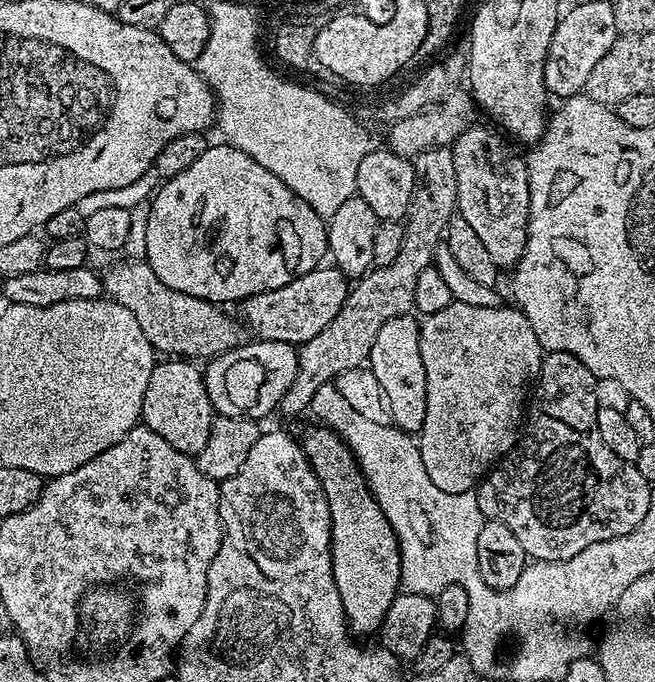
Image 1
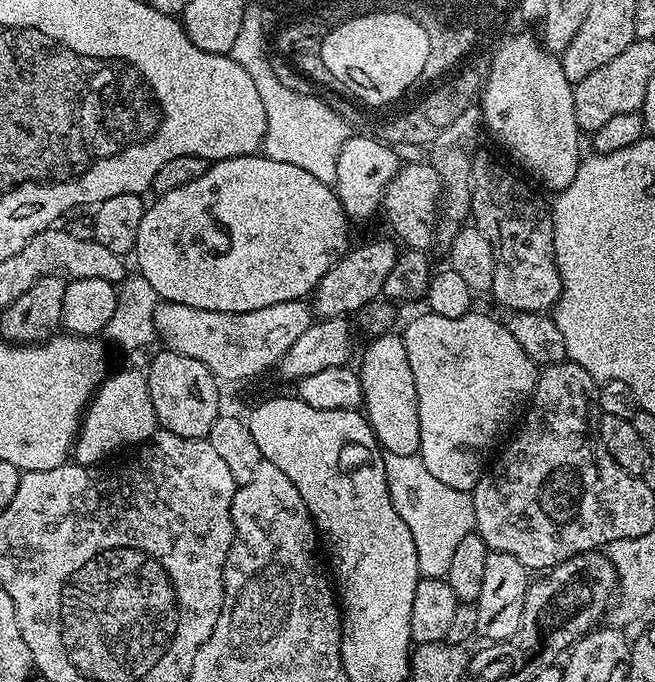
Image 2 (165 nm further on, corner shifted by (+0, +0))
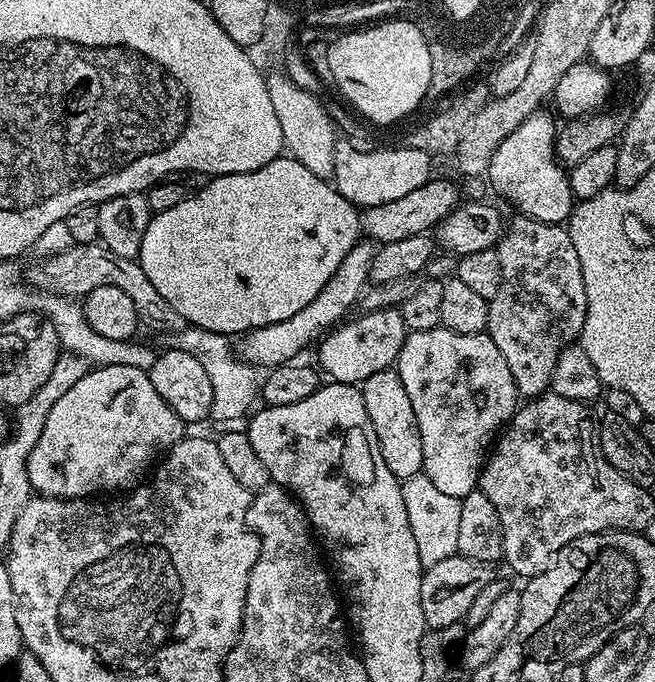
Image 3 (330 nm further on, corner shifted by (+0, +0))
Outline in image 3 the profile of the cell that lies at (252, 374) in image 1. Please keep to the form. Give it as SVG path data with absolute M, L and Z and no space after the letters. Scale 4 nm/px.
M399 307L379 308L360 314L357 320L352 319L345 319L319 341L319 367L329 381L360 386L366 378L370 378L370 374L378 374L378 370L386 370L395 365L409 331L402 322Z

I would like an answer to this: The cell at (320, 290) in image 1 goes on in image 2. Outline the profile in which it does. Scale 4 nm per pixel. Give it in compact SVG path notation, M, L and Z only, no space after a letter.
M391 239L388 240L372 240L361 248L353 247L332 265L332 269L316 283L310 300L317 317L344 318L349 315L347 312L359 313L361 308L383 293L386 277L398 255L397 245Z

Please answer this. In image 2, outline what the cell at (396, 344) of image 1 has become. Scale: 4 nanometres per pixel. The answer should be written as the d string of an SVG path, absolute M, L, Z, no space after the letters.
M389 330L380 336L373 336L367 342L368 349L360 360L360 395L362 408L368 418L368 425L374 430L376 441L387 454L417 455L420 451L420 419L418 418L418 390L414 386L414 374L410 371L410 358L406 358L403 335Z

